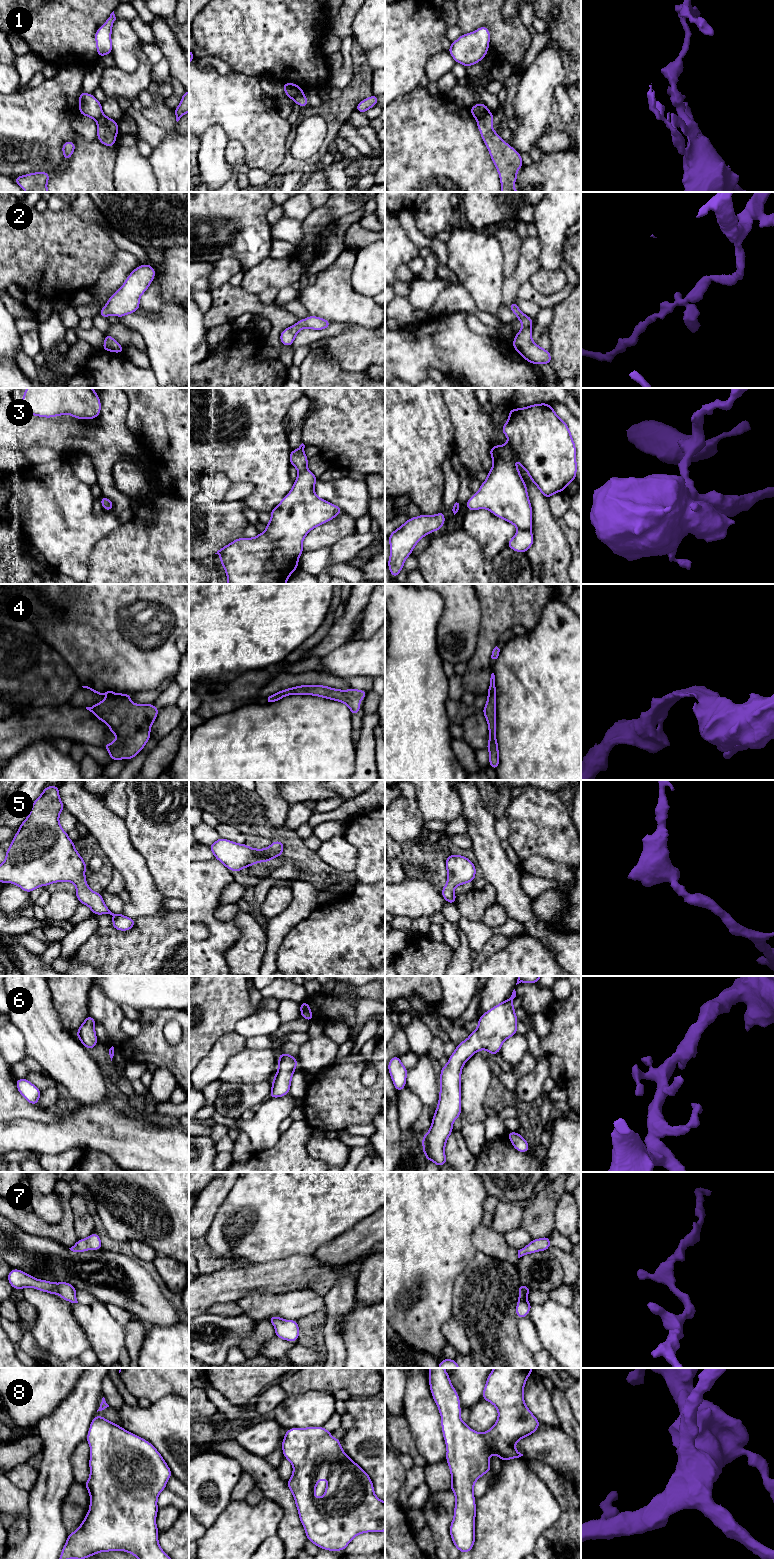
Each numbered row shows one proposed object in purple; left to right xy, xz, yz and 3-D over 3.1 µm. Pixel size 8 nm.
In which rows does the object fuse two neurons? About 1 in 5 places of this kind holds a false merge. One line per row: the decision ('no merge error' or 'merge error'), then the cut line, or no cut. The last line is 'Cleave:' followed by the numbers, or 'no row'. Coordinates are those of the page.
1: merge error; cut yz (489, 111), (477, 120)
2: no merge error; cut none
3: no merge error; cut none
4: no merge error; cut none
5: no merge error; cut none
6: no merge error; cut none
7: no merge error; cut none
8: no merge error; cut none
Cleave: 1

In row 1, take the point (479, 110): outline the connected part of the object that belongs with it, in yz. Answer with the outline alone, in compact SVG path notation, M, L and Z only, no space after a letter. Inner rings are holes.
M478 103L470 108L472 116L478 120L487 115L490 111L484 103Z

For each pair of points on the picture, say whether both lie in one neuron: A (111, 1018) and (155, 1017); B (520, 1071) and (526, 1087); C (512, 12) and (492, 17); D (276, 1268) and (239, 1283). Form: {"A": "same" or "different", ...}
{"A": "different", "B": "different", "C": "different", "D": "same"}

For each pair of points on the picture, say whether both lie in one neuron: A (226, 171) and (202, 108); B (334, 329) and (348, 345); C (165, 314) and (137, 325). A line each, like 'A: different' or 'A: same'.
A: different
B: different
C: same

